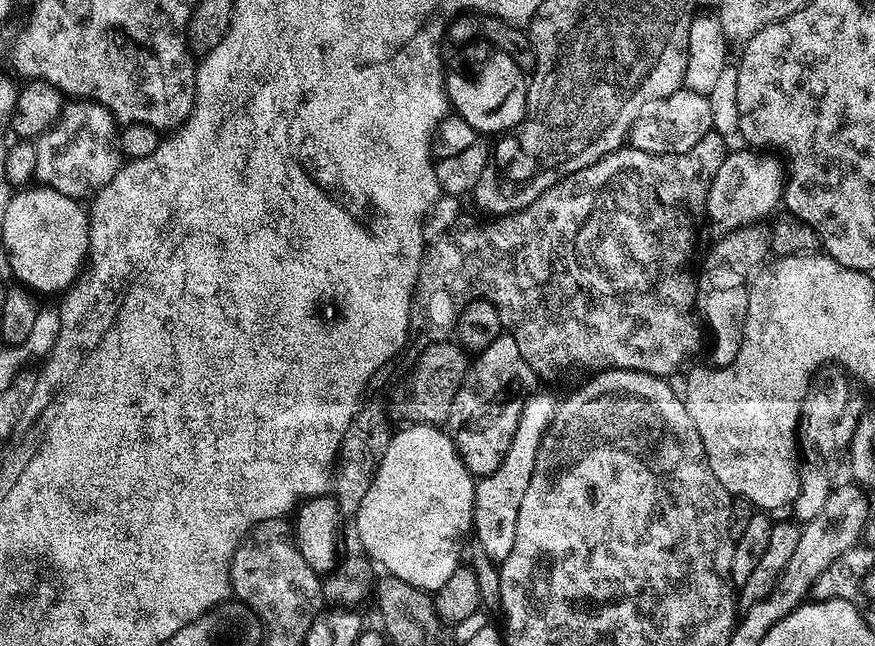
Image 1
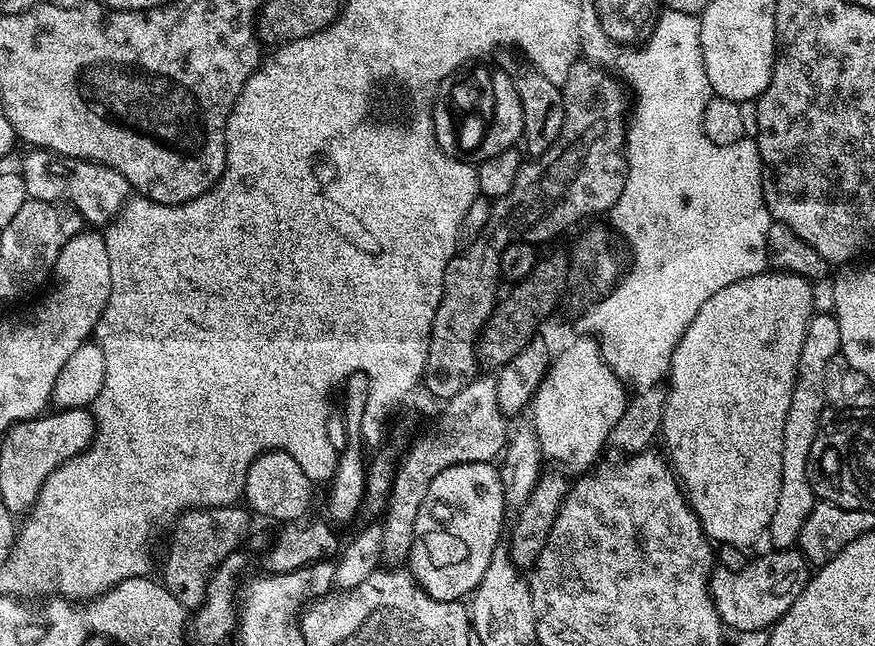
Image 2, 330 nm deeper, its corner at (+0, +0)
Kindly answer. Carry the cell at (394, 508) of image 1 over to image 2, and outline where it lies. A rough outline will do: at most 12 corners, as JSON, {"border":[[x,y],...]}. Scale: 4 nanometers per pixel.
{"border":[[495,463],[430,482],[406,561],[430,598],[471,597],[506,528]]}

